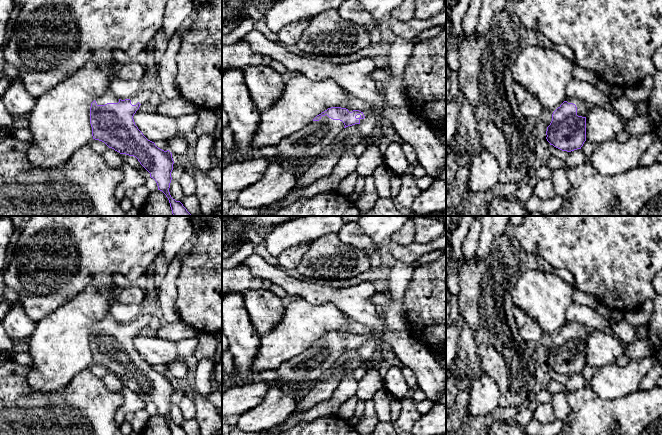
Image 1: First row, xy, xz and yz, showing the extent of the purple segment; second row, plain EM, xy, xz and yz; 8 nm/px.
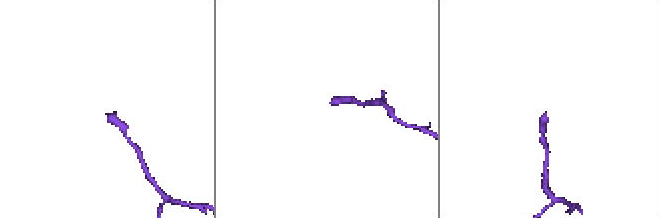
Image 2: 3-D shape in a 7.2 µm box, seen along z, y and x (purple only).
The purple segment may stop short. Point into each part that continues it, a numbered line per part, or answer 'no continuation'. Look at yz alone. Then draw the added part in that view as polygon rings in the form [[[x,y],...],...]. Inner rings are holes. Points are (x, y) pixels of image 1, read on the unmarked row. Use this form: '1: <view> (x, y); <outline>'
1: yz (582, 333); [[[568,321],[568,322],[566,322],[565,325],[576,329],[578,340],[586,341],[588,332],[587,332],[586,326],[584,324],[582,324],[580,322],[576,322],[576,321]]]

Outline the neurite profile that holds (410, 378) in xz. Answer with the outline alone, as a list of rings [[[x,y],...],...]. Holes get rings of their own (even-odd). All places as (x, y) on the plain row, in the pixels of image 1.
[[[406,366],[401,368],[401,371],[405,377],[405,380],[410,388],[410,390],[414,390],[416,388],[417,382],[415,375],[410,371],[410,369]]]

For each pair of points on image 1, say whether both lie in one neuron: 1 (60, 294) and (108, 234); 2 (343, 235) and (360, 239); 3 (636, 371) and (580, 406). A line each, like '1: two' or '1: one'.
1: one
2: one
3: two

